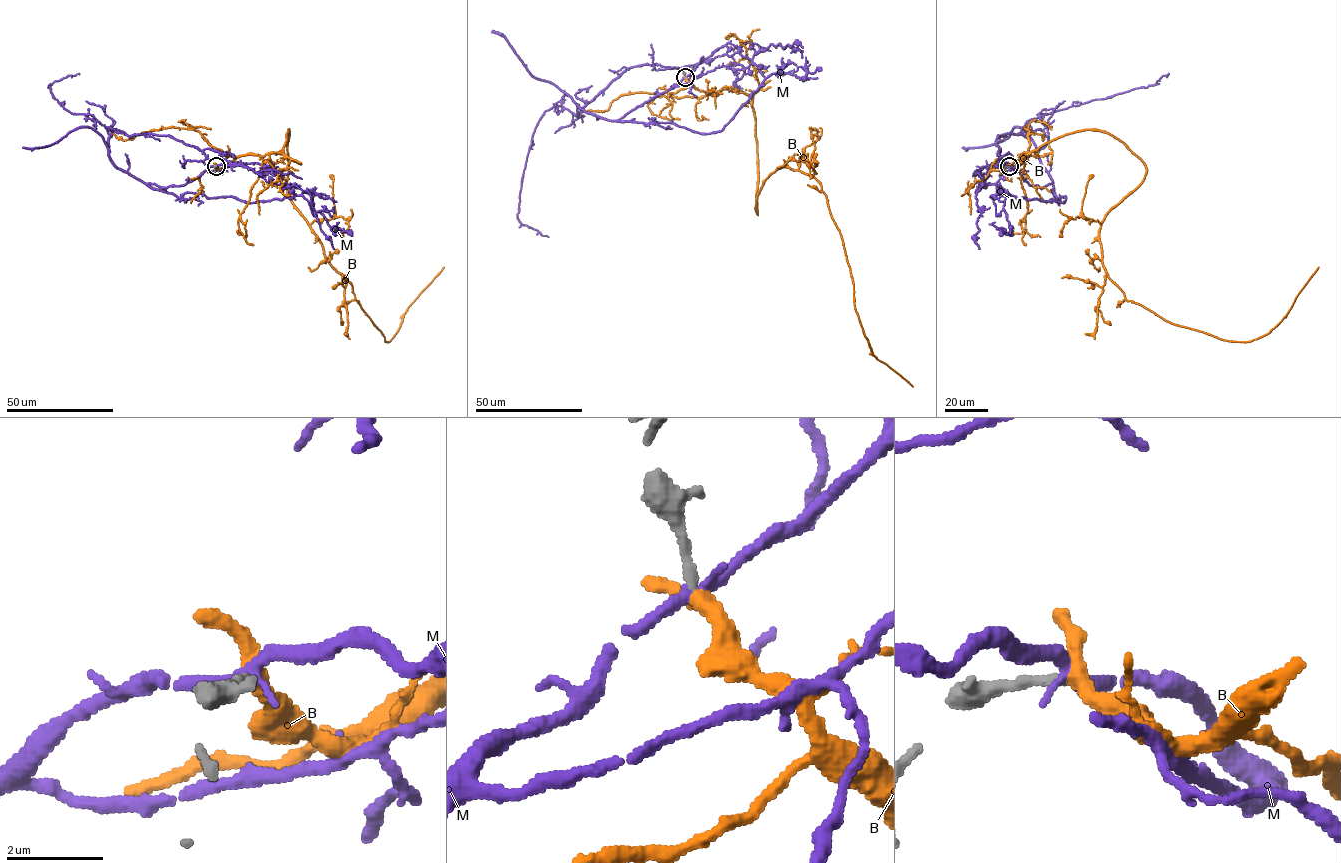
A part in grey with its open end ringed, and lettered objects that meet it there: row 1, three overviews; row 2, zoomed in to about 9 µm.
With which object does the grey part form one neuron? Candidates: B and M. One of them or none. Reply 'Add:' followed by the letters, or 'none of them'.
Add: B

